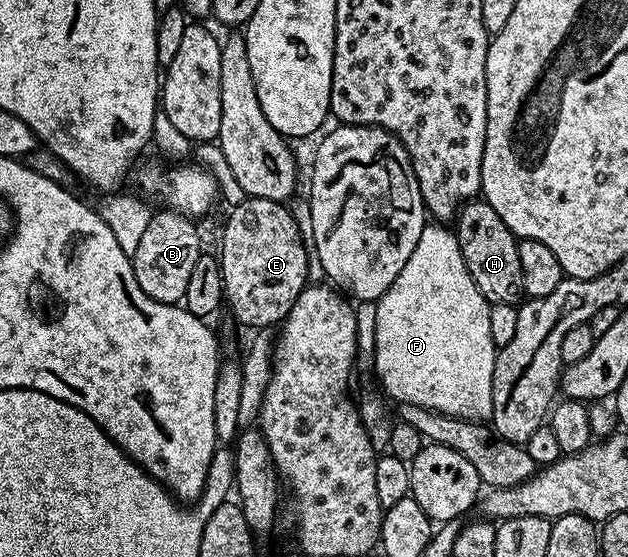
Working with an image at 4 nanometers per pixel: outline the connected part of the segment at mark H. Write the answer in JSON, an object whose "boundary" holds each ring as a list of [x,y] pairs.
{"boundary":[[[470,200],[457,212],[455,233],[463,252],[463,264],[467,264],[467,272],[471,272],[471,280],[475,280],[475,288],[479,288],[486,302],[517,306],[526,297],[523,267],[519,264],[519,239],[499,220],[499,212],[484,200]]]}

